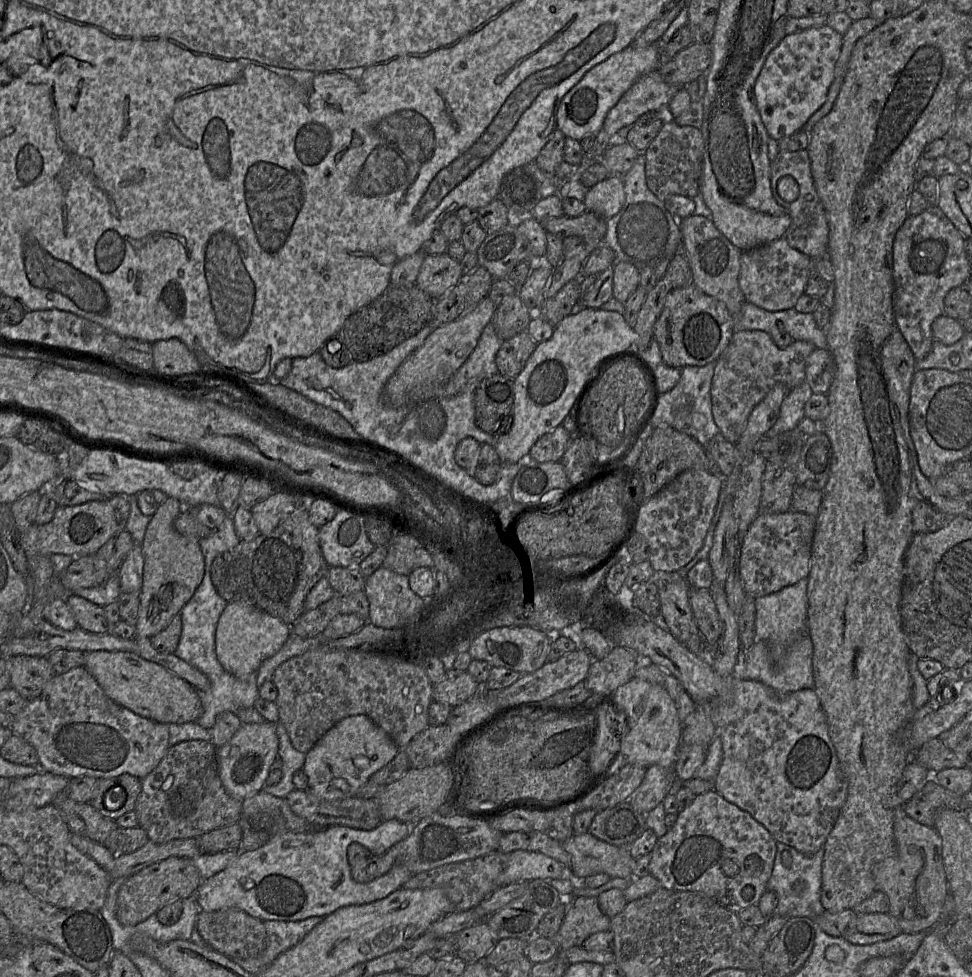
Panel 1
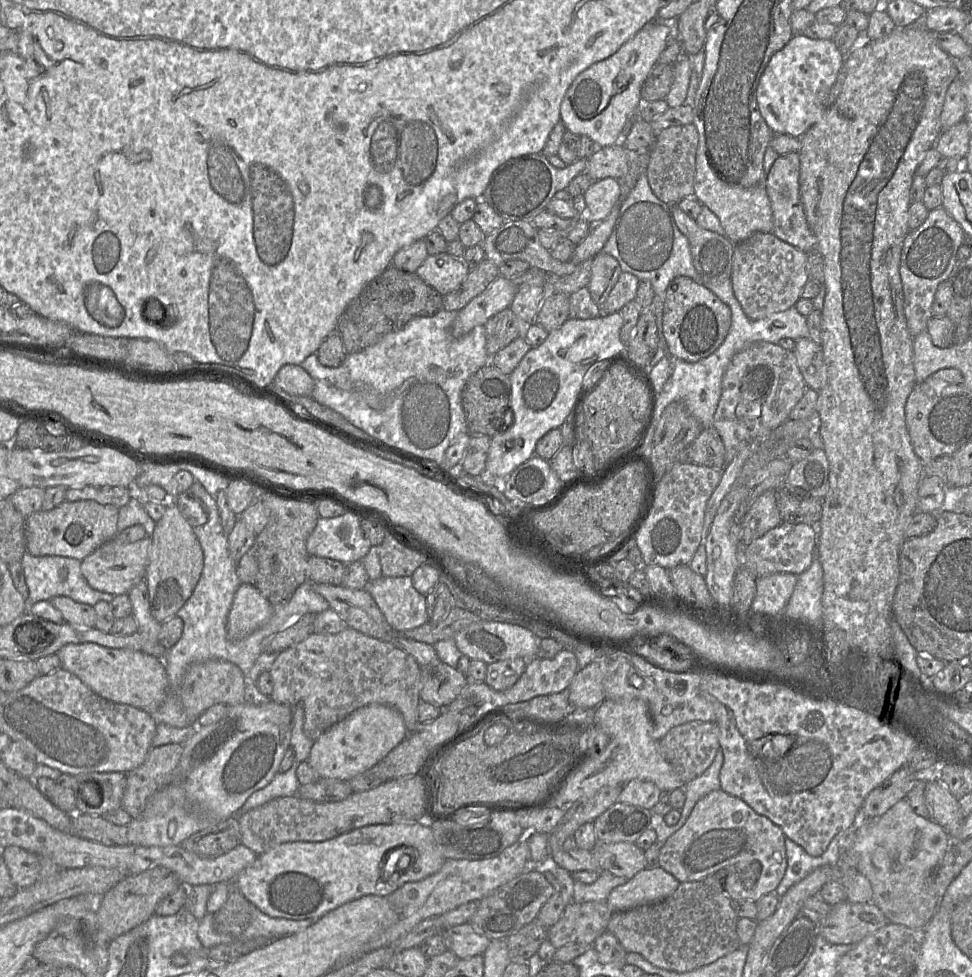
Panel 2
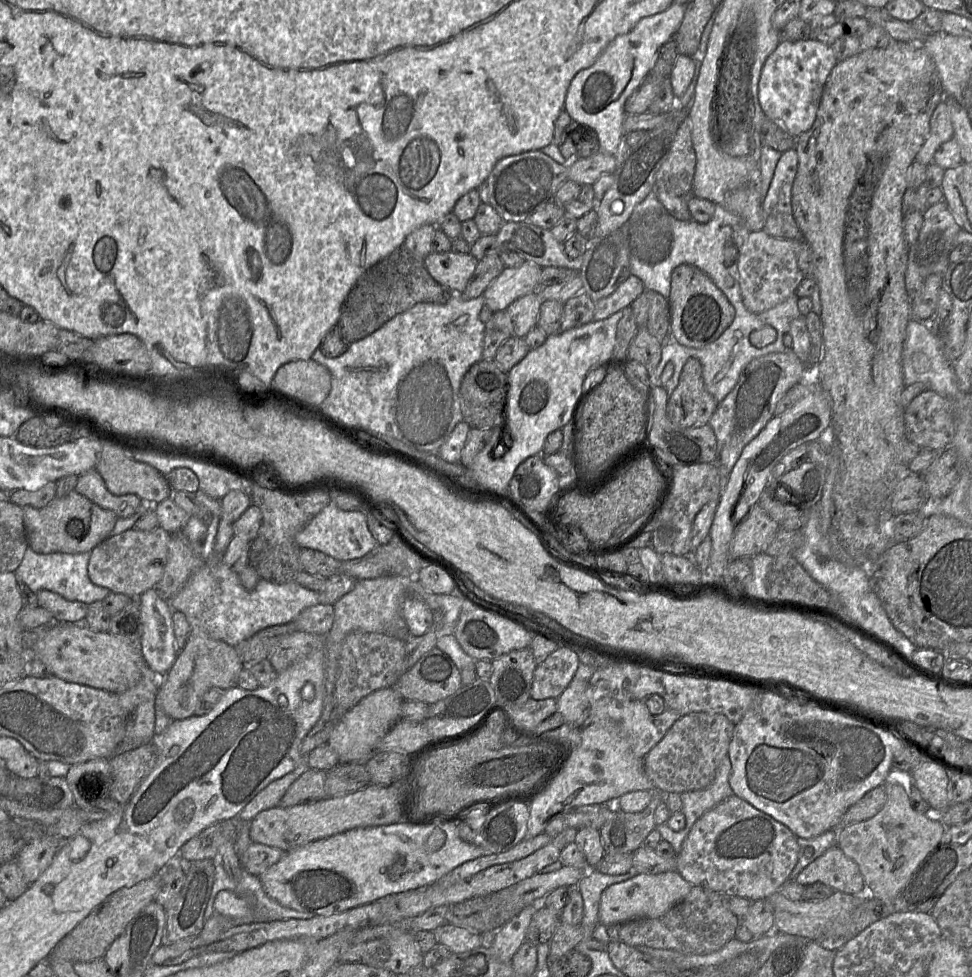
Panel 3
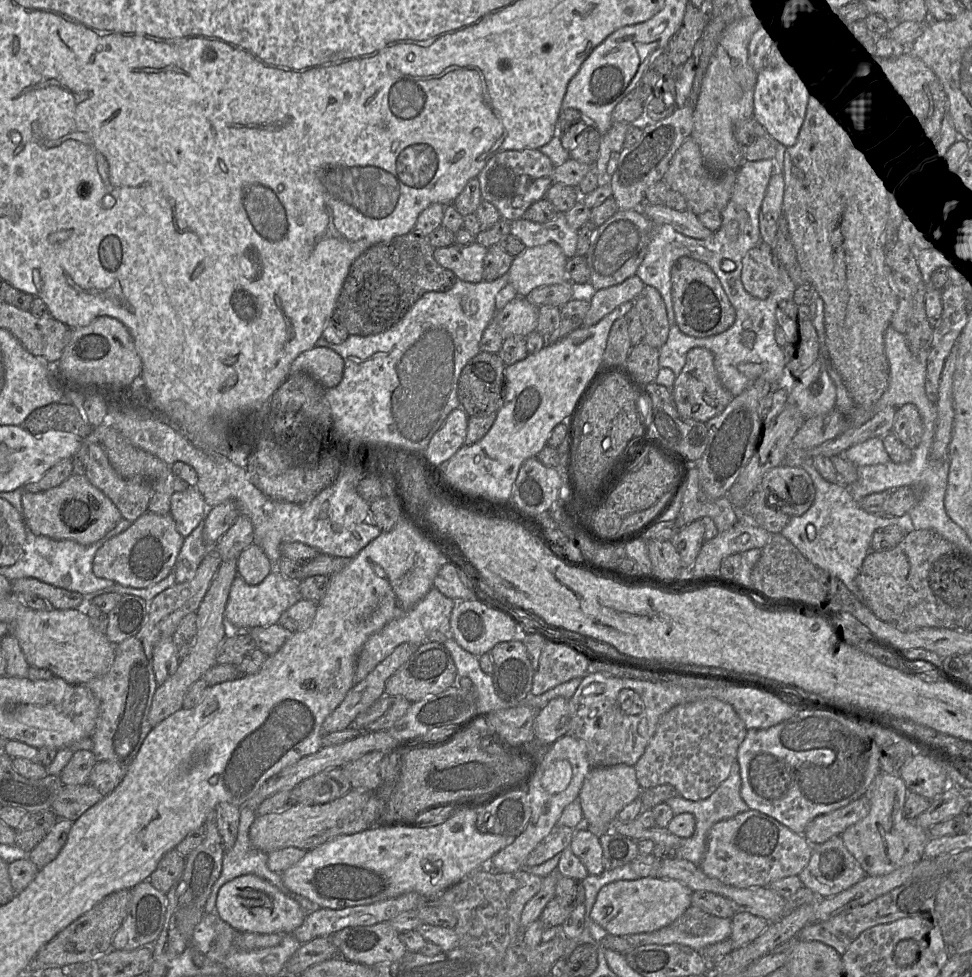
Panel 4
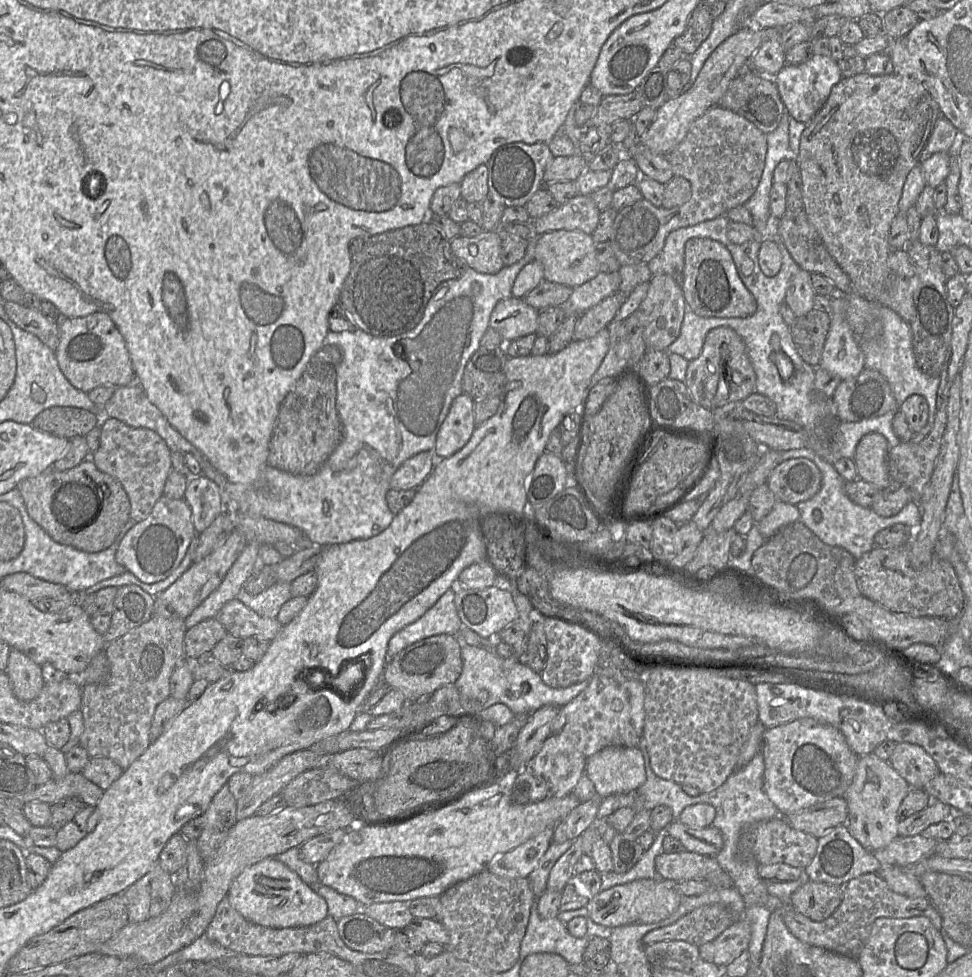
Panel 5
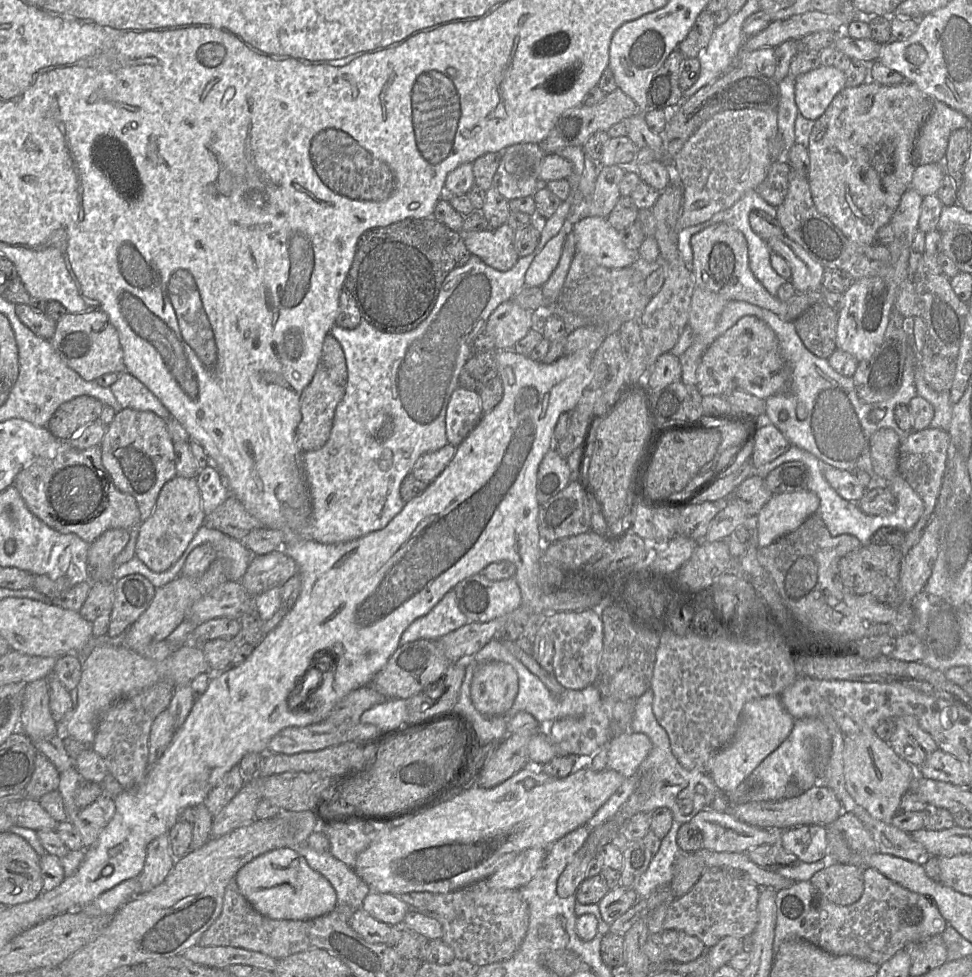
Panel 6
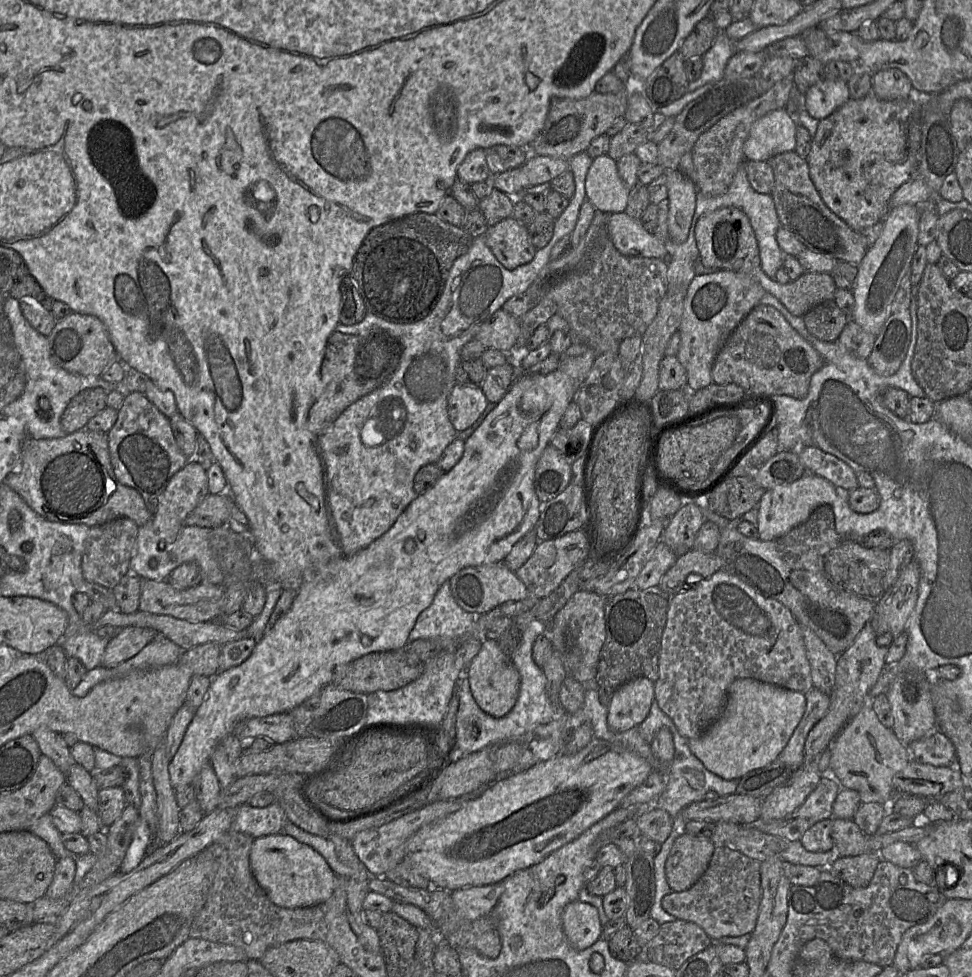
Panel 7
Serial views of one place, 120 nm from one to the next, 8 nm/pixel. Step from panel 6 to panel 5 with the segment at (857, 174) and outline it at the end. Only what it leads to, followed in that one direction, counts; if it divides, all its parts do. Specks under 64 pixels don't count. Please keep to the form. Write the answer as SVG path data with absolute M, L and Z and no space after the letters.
M863 72L855 76L843 77L832 88L827 101L810 122L807 123L801 135L799 154L795 158L801 172L803 208L807 218L823 240L830 255L849 277L855 293L868 301L875 302L880 293L886 288L887 280L890 277L887 261L892 250L888 242L891 223L899 213L899 201L907 175L913 167L921 163L922 151L940 116L938 104L918 80L898 73L874 76Z

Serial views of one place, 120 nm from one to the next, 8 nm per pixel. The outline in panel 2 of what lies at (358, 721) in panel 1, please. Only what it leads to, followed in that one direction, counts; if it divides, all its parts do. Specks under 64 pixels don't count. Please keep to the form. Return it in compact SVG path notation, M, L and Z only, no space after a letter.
M372 703L356 709L322 733L315 741L307 761L320 778L349 781L378 764L407 736L403 716L397 709Z

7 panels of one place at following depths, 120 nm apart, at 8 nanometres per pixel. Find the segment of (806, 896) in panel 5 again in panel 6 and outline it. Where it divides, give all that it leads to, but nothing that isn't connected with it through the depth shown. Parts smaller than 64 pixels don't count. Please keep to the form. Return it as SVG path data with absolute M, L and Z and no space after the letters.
M831 863L815 873L810 882L829 901L848 906L858 901L863 894L863 867Z

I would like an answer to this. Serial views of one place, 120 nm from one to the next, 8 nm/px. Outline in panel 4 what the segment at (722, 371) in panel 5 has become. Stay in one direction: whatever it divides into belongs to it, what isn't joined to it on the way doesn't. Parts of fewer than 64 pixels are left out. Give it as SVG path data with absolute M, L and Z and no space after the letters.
M706 348L691 349L680 374L671 389L678 413L689 418L707 423L711 418L724 411L734 396L722 384L714 365L714 355Z

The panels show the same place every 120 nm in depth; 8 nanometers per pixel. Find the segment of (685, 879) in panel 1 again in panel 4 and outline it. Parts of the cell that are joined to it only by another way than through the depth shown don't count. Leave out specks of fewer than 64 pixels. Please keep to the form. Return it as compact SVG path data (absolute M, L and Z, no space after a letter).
M749 809L714 824L698 867L707 876L727 885L738 888L766 887L774 880L798 876L809 863L813 850L803 834L793 832L771 816Z

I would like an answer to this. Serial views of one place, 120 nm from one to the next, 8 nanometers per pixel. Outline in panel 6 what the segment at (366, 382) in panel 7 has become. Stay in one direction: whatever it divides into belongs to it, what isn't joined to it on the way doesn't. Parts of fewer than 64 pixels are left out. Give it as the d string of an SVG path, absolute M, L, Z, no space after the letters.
M329 332L324 338L321 356L313 378L300 396L301 421L296 429L296 445L302 452L317 450L328 440L336 407L345 393L347 378L343 349L337 339Z

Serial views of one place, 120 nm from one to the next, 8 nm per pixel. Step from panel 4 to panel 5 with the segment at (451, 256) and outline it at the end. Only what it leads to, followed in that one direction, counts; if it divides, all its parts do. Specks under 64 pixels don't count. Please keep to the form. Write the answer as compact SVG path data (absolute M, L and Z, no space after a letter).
M483 230L475 237L457 236L450 241L450 247L467 267L480 273L495 274L504 267L500 255L503 236L497 230Z

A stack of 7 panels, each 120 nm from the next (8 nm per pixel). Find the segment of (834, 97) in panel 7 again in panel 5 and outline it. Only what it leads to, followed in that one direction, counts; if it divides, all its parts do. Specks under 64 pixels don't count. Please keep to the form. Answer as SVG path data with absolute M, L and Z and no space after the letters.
M814 54L799 65L786 64L775 76L786 112L795 120L808 123L827 101L832 88L843 78L838 63L830 57Z

